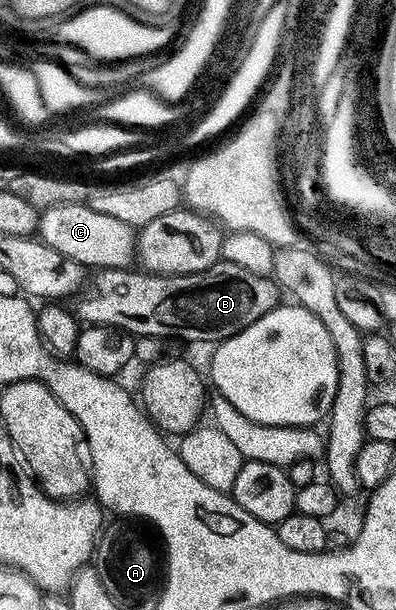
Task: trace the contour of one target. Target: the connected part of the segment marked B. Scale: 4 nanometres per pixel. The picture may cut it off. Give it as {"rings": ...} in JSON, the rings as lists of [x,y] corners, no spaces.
{"rings":[[[222,260],[219,263],[213,264],[208,270],[200,270],[199,272],[193,272],[192,274],[184,274],[183,276],[159,276],[157,274],[151,274],[145,270],[127,270],[125,268],[103,268],[97,273],[98,276],[94,280],[94,288],[87,287],[85,291],[81,293],[73,301],[72,311],[75,316],[83,325],[89,326],[92,324],[99,324],[100,326],[112,326],[113,328],[119,328],[125,332],[130,333],[131,336],[137,338],[139,336],[158,336],[162,340],[169,340],[171,342],[183,342],[187,340],[190,344],[218,344],[221,340],[226,342],[233,341],[234,337],[239,336],[248,326],[252,326],[252,322],[256,322],[260,318],[264,318],[264,314],[268,314],[272,309],[279,307],[280,289],[273,279],[267,276],[260,276],[258,274],[252,274],[248,270],[244,270],[244,266],[236,266],[232,262]]]}

